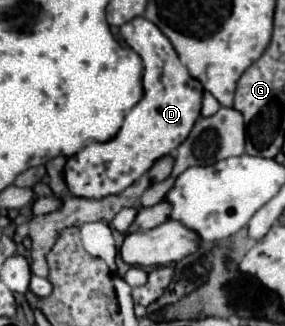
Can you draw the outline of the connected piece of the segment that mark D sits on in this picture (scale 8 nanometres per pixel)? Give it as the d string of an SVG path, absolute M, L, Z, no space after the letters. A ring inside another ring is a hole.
M138 16L120 26L120 38L144 62L144 98L130 110L120 134L108 142L92 142L68 158L66 184L68 190L80 198L104 198L126 190L148 172L156 160L172 154L186 140L200 116L202 84L190 76L186 66L178 60L170 40L156 24Z

